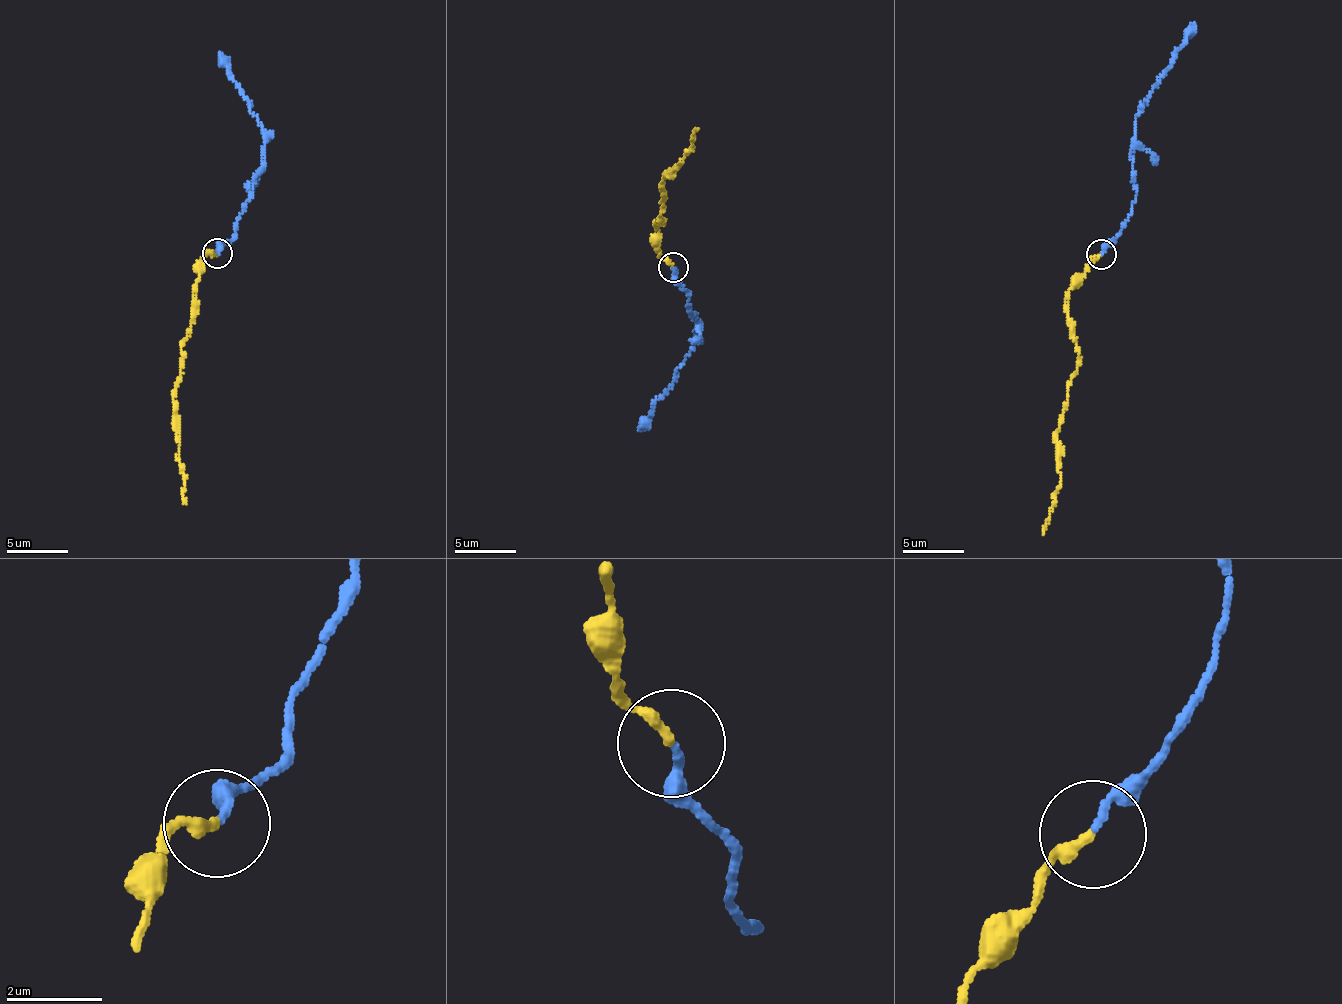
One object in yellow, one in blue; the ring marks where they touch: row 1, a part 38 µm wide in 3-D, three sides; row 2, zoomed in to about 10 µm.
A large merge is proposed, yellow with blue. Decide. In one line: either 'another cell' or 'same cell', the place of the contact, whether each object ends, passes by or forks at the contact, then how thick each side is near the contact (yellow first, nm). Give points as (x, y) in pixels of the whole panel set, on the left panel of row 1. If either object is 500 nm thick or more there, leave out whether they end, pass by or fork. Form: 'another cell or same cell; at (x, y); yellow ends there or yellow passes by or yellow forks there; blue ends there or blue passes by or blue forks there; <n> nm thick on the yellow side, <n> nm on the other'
another cell; at (217, 253); yellow ends there; blue ends there; 240 nm thick on the yellow side, 170 nm on the other

